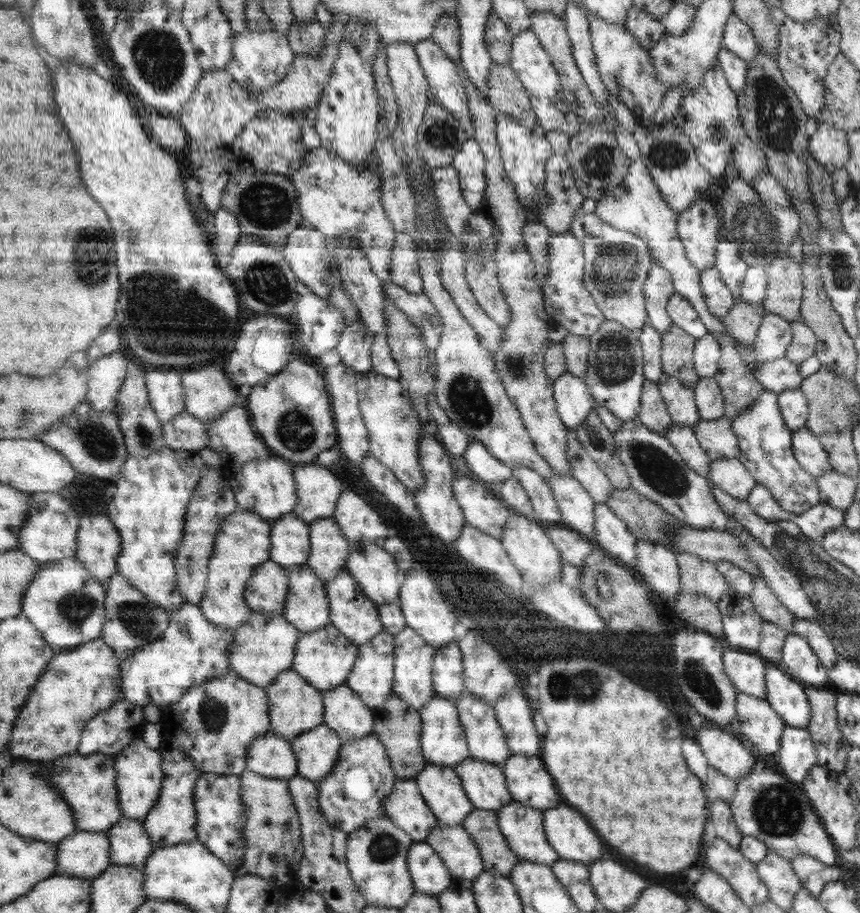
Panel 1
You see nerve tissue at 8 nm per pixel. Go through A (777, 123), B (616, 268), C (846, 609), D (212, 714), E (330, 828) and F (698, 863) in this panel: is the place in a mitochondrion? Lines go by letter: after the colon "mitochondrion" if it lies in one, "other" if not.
A: mitochondrion
B: mitochondrion
C: mitochondrion
D: mitochondrion
E: other
F: other

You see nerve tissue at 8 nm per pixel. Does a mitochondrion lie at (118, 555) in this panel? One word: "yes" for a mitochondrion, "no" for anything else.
no

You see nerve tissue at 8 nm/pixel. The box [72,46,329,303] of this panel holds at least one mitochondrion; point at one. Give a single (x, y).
(267, 205)

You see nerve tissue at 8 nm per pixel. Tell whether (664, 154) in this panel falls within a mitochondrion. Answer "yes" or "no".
yes

